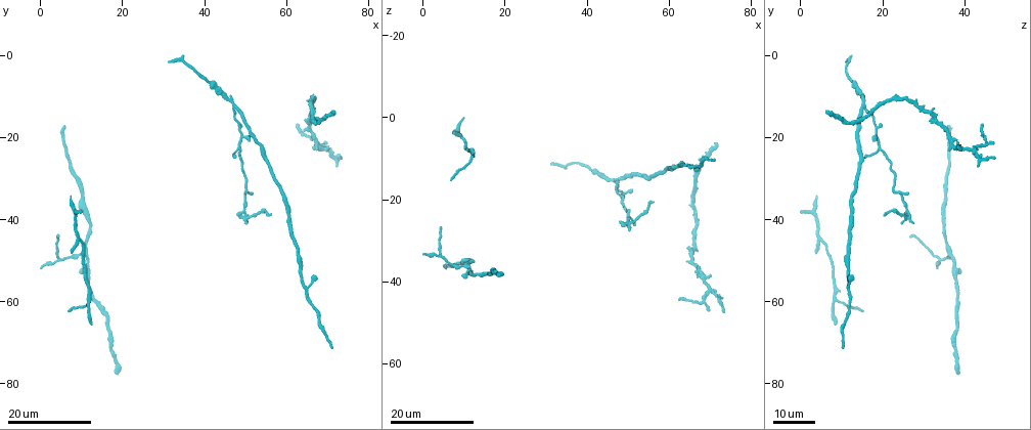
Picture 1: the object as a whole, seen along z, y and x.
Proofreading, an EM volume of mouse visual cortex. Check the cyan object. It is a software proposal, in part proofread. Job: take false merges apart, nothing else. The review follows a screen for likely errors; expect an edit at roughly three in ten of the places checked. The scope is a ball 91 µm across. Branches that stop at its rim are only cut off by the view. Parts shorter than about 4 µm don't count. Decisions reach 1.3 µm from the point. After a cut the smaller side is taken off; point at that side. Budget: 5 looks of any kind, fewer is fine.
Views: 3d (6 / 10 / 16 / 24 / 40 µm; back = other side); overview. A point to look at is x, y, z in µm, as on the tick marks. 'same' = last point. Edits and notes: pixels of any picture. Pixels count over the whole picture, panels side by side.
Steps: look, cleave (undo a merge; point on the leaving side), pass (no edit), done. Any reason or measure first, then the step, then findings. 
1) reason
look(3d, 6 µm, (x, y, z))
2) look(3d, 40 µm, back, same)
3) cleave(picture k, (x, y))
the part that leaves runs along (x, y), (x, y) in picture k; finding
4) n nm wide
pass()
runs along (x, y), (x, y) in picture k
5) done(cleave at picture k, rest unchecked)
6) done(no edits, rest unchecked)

branch point
look(3d, 24 µm, (47.5, 12.5, 15.5))

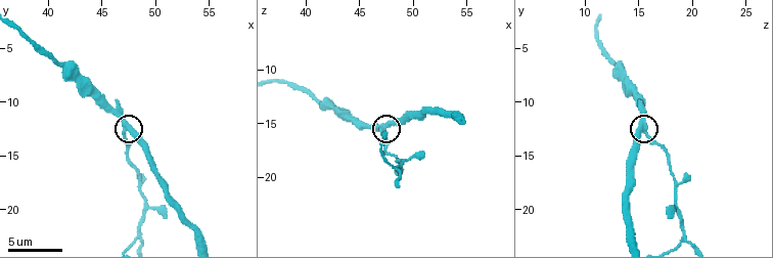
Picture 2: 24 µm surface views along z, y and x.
look(3d, 6 µm, (48.0, 12.6, 15.2))

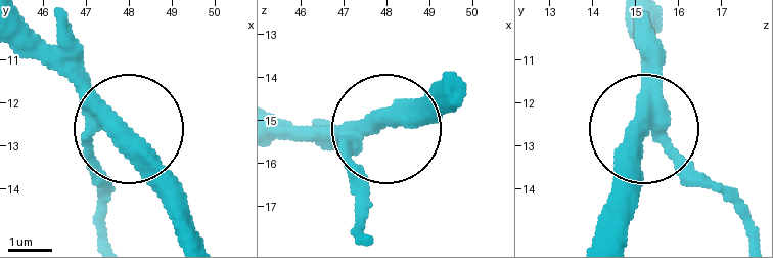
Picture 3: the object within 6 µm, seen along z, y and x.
side arm 76 µm
cleave(picture 3, (98, 167))
the part that leaves runs along (90, 114), (104, 230) in picture 3; two neurons meet here

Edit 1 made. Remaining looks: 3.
branch point
look(3d, 24 µm, (4.0, 50.0, 34.0))

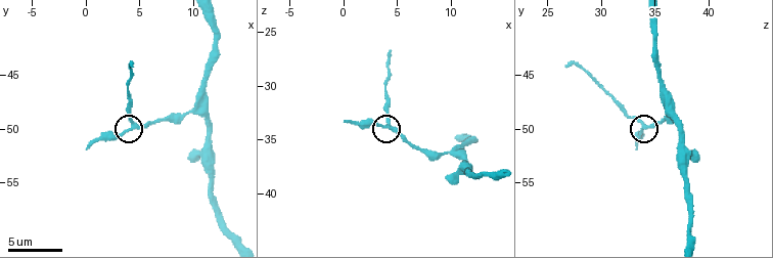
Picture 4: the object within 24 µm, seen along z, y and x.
look(3d, 10 µm, (4.6, 49.6, 34.0))

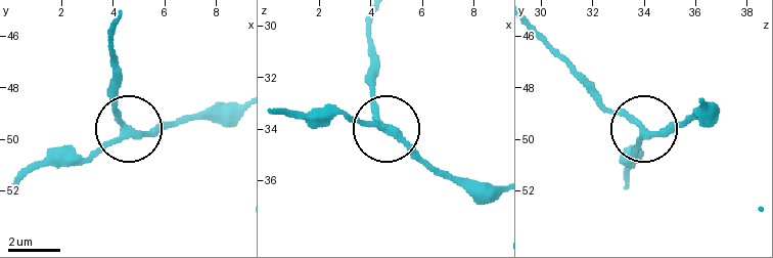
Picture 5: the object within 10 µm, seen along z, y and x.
look(3d, 6 µm, (4.4, 49.8, 33.9))

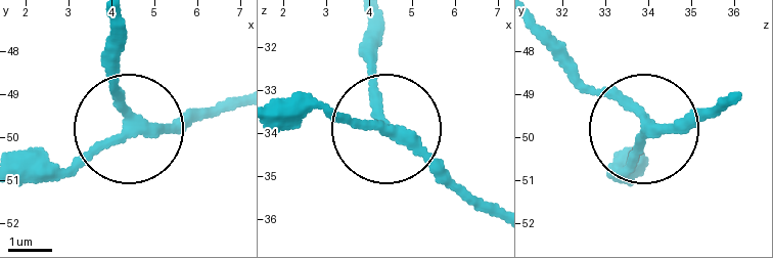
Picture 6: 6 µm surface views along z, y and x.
3 arms
pass()
runs along (729, 98), (648, 132), (623, 179) in picture 6; all the same neuron

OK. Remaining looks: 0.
done(cleave at picture 3, rest unchecked)

